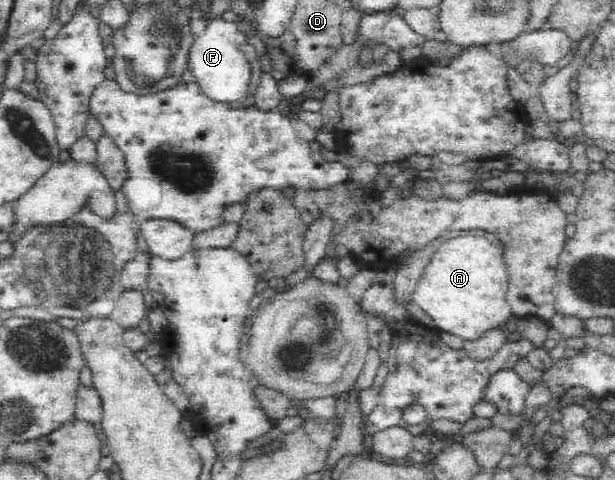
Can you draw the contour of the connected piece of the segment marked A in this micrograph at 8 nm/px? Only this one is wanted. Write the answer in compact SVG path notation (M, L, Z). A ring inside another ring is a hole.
M469 234L454 235L453 239L443 241L429 263L424 267L423 275L417 281L412 295L414 303L419 305L434 321L439 331L452 333L463 340L473 341L483 337L489 330L499 328L514 315L507 301L508 271L504 260L504 251L483 236Z

